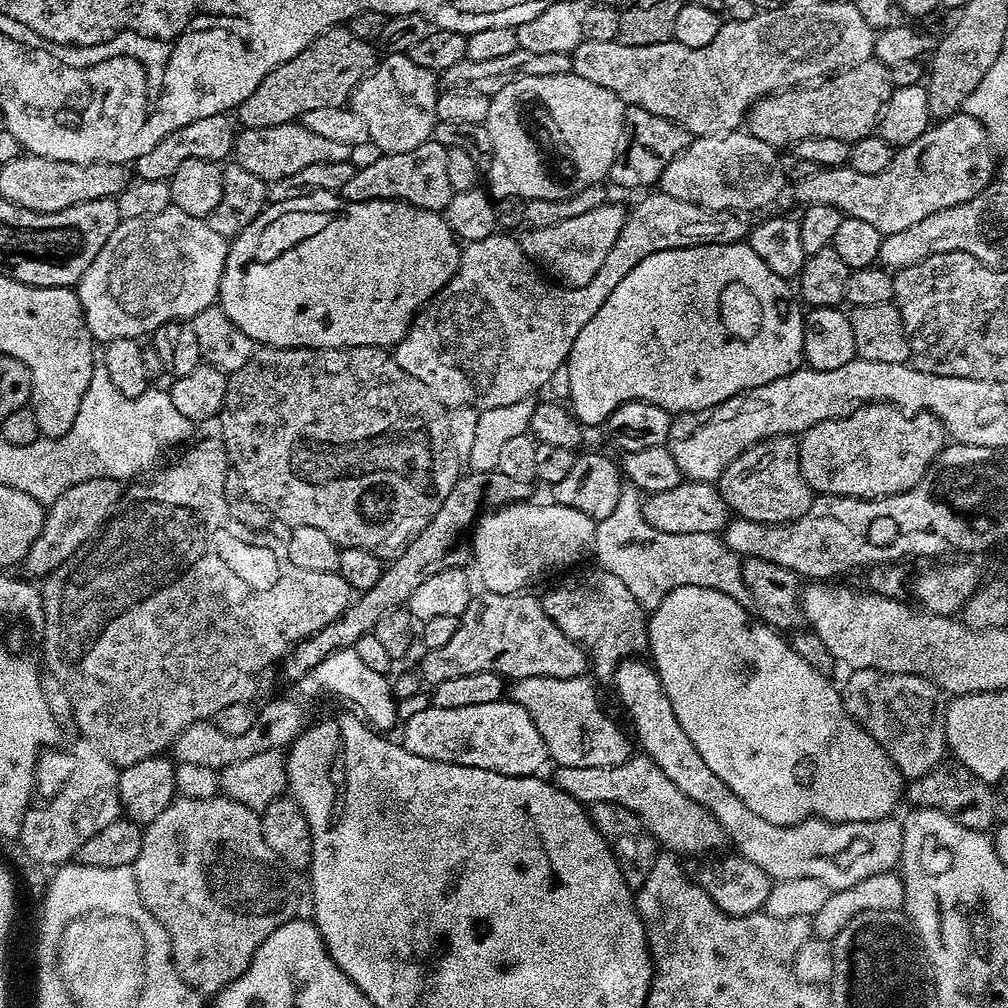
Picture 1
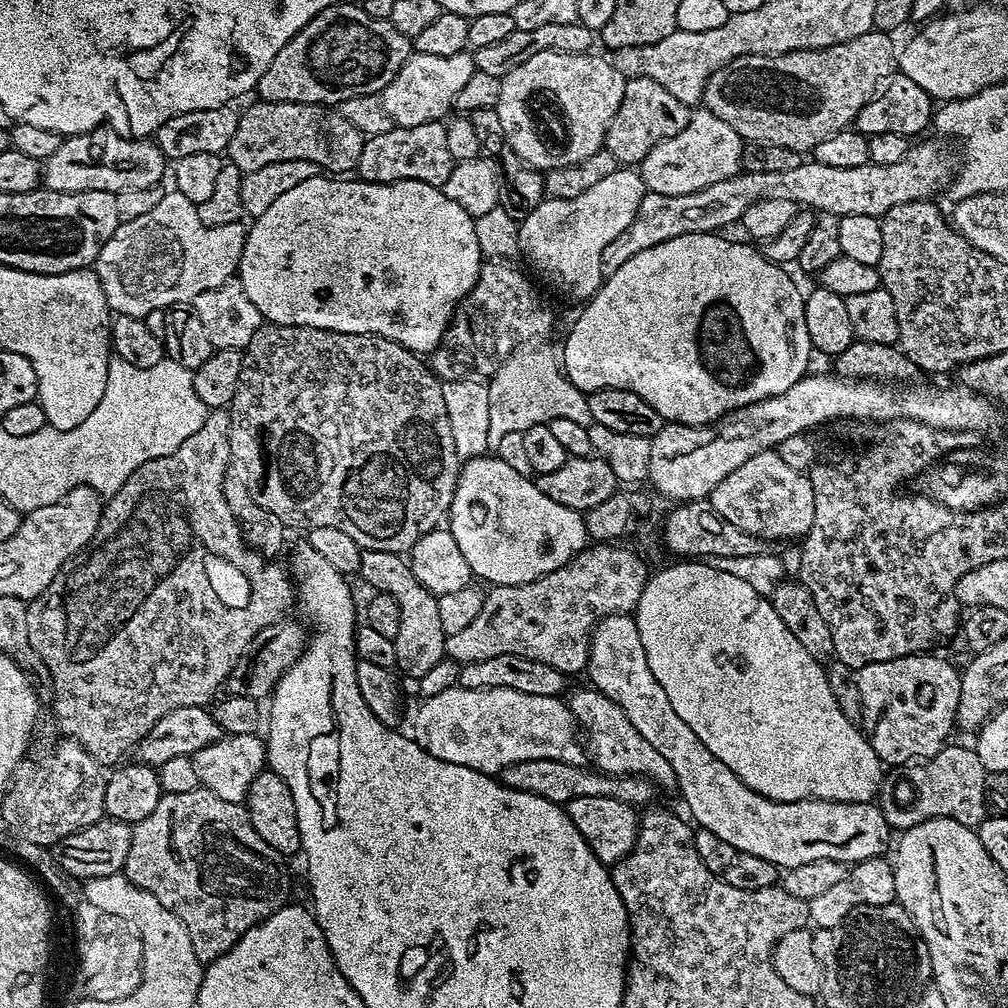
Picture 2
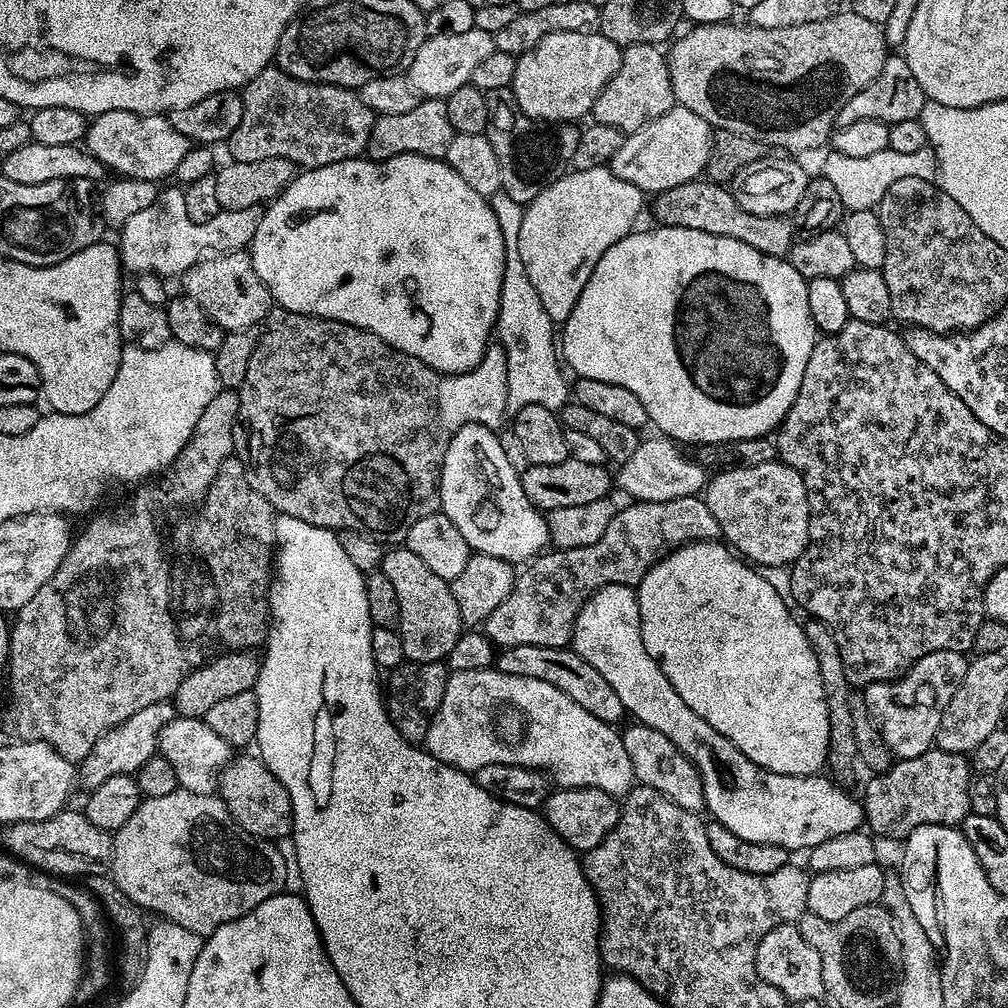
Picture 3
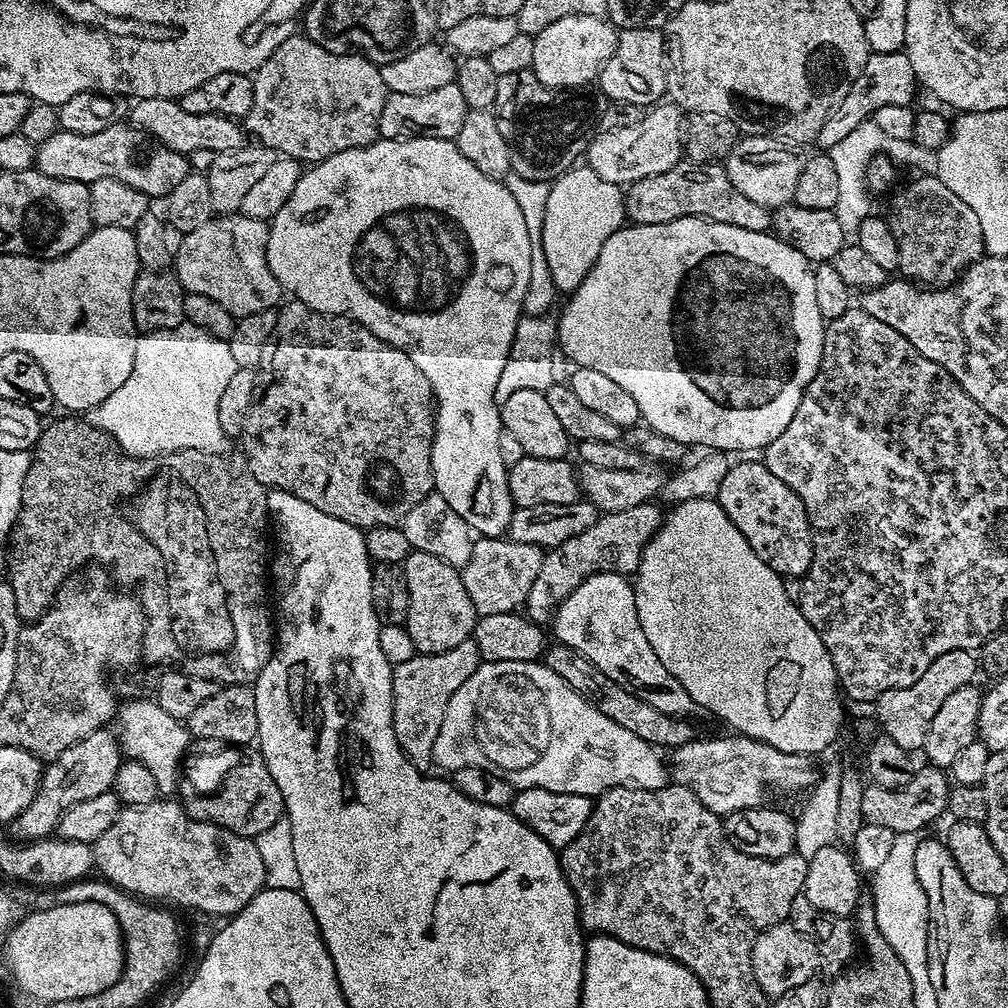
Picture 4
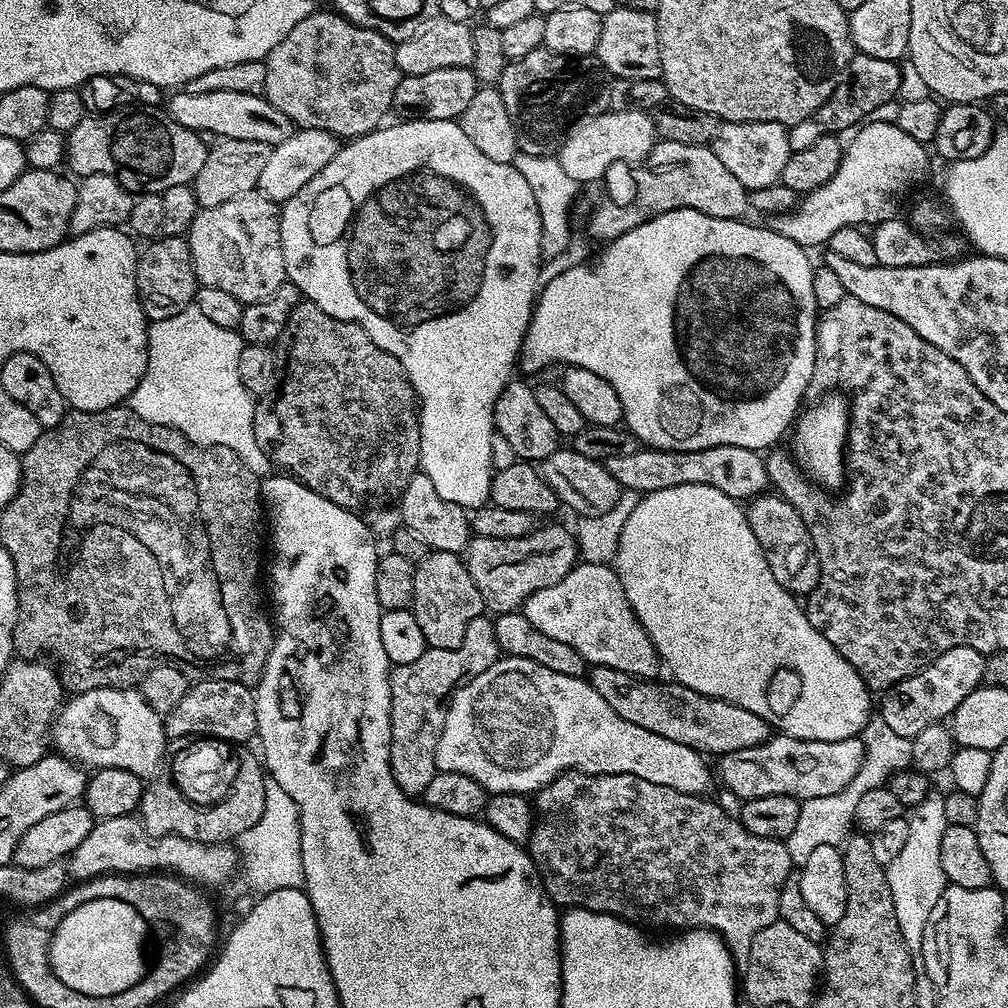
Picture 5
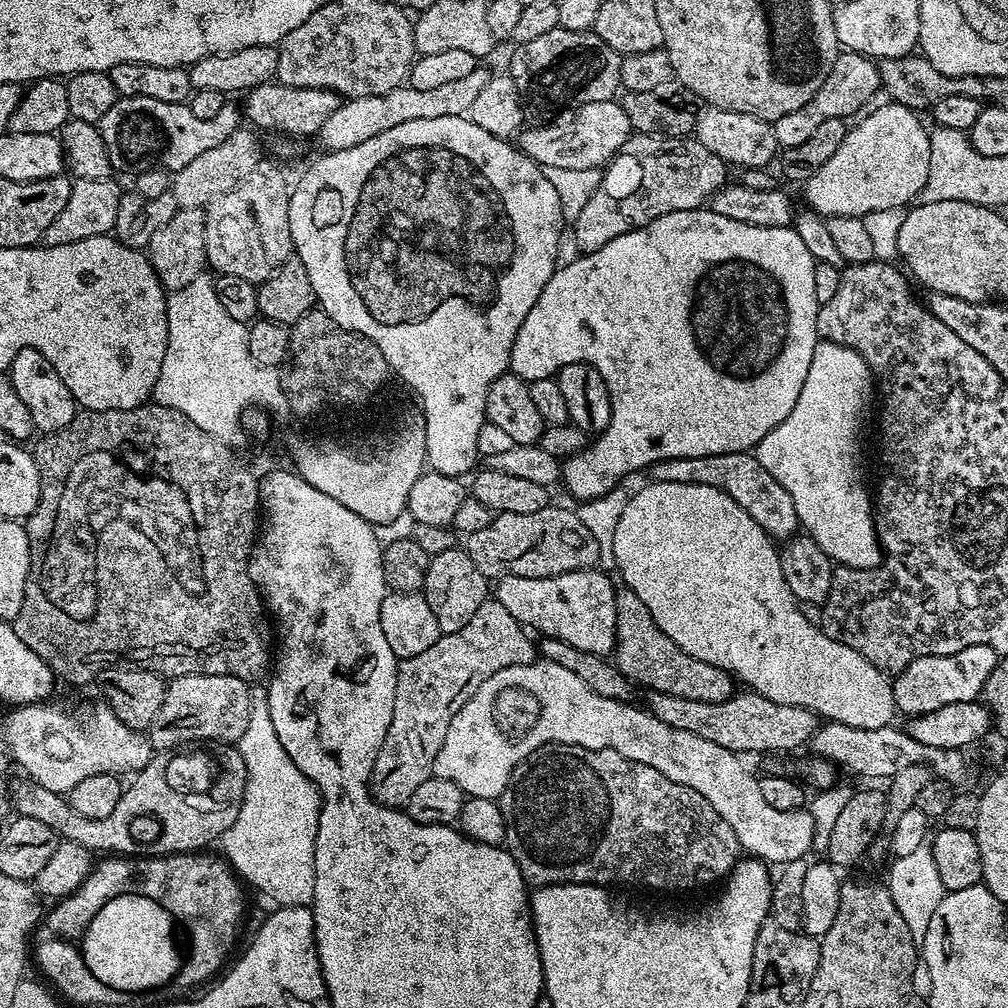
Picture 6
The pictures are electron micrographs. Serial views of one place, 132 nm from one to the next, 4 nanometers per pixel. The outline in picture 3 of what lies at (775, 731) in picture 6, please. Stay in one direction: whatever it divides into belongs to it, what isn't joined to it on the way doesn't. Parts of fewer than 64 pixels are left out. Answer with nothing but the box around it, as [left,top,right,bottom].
[495,646,626,726]

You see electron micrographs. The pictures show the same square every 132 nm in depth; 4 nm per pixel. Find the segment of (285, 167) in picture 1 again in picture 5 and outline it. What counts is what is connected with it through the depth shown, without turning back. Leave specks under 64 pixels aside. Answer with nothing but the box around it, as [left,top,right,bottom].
[262,10,402,138]

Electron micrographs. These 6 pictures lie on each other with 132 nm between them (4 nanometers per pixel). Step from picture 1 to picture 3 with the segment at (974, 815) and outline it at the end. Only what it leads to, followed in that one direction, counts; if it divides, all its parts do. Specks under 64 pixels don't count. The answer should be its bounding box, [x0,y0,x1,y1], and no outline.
[864,746,974,842]

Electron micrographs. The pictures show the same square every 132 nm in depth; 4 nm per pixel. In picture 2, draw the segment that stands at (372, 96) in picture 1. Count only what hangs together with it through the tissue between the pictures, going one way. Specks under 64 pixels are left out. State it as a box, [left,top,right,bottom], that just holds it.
[379,51,477,128]

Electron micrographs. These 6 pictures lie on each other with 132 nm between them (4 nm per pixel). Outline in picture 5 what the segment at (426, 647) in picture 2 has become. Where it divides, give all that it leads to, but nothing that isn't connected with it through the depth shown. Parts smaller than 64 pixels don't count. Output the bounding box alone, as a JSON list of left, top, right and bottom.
[412,551,485,650]

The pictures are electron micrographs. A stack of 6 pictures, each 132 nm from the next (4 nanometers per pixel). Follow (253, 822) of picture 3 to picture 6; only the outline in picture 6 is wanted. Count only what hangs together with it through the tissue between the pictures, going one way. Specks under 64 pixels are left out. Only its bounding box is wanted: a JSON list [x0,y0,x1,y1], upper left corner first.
[12,750,246,856]

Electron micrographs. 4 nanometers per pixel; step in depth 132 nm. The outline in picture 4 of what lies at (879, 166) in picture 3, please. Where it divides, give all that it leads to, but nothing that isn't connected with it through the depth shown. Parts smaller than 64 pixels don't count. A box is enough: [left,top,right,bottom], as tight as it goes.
[828,118,938,236]

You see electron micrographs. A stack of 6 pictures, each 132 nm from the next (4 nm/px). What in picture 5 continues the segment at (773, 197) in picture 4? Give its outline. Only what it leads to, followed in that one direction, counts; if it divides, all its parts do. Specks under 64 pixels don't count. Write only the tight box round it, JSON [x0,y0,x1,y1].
[710,122,792,190]

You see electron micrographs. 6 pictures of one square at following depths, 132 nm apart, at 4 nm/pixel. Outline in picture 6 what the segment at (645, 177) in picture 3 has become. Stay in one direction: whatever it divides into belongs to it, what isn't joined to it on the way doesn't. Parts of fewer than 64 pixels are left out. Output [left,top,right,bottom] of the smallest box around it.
[518,99,634,170]

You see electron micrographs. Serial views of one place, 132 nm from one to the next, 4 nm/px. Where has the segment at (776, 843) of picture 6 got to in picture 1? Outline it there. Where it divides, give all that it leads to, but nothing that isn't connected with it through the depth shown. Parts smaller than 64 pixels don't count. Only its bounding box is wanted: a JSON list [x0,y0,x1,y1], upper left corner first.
[402,698,550,776]

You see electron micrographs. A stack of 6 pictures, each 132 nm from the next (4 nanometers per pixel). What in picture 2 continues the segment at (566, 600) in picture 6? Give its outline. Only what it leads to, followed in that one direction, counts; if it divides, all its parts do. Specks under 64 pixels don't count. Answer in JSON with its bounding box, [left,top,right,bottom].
[586,612,890,870]

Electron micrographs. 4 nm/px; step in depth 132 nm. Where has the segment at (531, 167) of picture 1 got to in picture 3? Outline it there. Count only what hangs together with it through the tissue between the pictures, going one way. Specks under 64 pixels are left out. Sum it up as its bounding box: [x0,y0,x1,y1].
[510,31,621,126]

